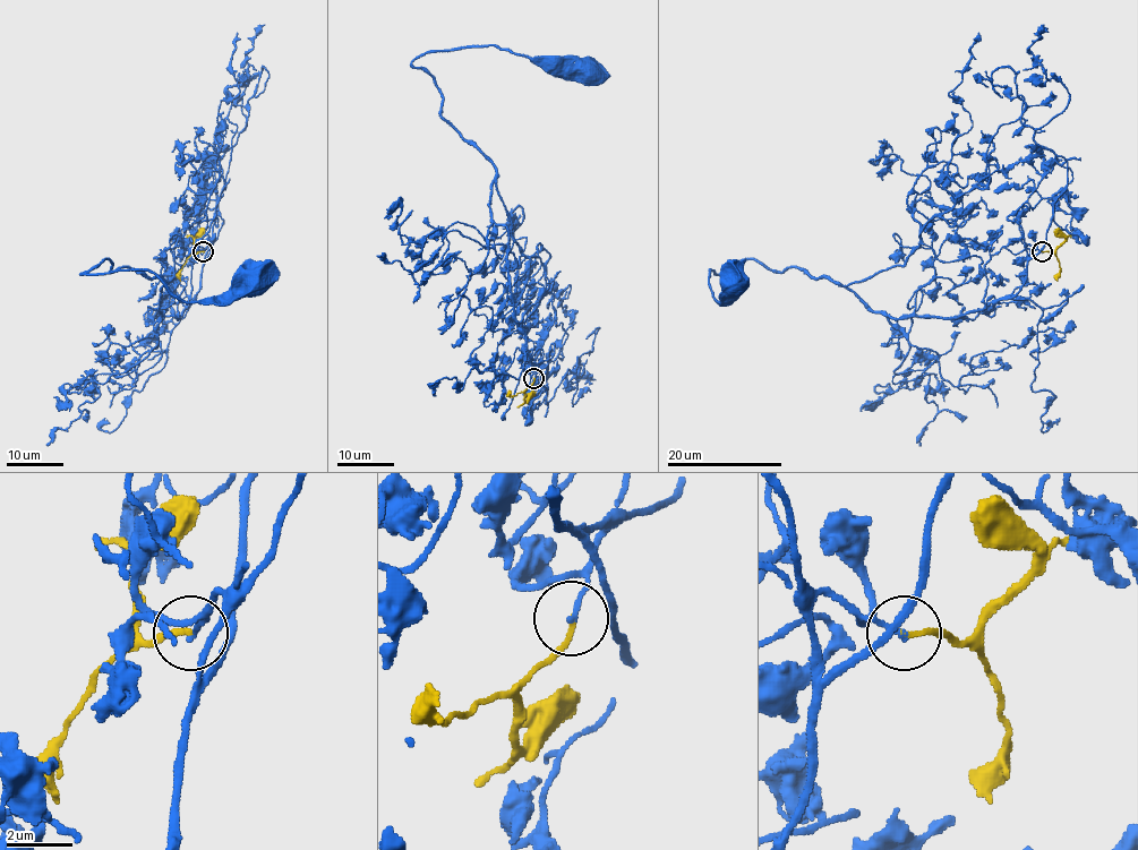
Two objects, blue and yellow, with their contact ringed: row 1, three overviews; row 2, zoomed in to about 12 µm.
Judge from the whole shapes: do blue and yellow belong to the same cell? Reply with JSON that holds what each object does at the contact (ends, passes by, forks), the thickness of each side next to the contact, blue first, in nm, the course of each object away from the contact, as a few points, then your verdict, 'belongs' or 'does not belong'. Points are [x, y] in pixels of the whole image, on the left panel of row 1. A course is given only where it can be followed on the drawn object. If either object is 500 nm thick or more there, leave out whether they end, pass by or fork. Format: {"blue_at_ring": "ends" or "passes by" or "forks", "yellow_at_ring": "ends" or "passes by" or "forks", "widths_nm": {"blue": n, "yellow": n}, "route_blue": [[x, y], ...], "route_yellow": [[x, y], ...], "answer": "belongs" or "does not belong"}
{"blue_at_ring": "ends", "yellow_at_ring": "ends", "widths_nm": {"blue": 120, "yellow": 160}, "route_blue": [[203, 252], [177, 318], [160, 277], [104, 259], [80, 274], [150, 269], [186, 301], [230, 305], [257, 283]], "route_yellow": [[203, 251], [187, 259], [180, 281]], "answer": "belongs"}

